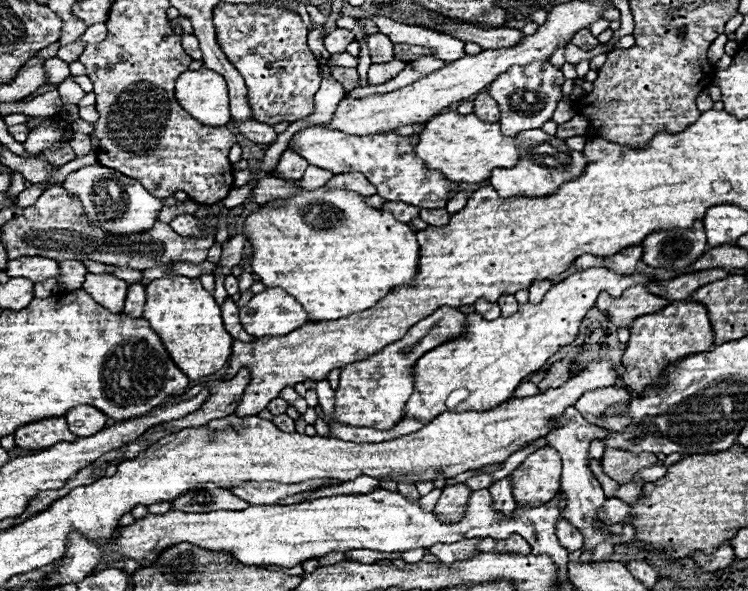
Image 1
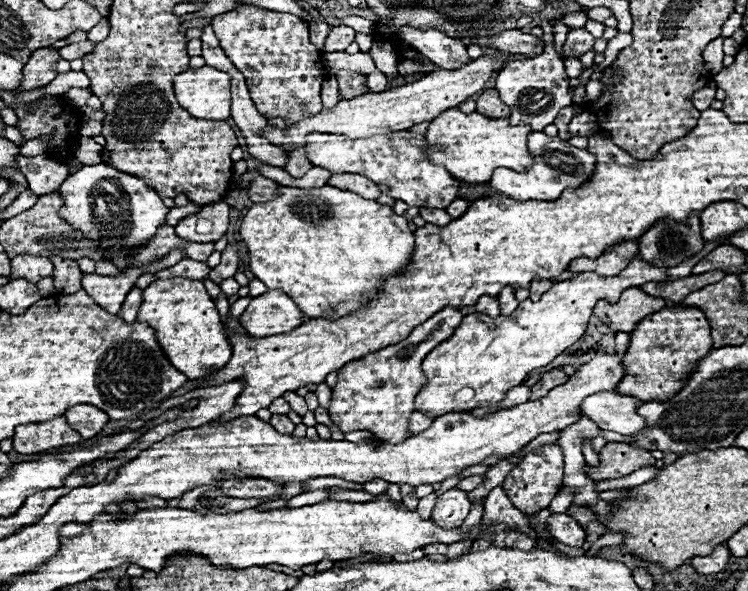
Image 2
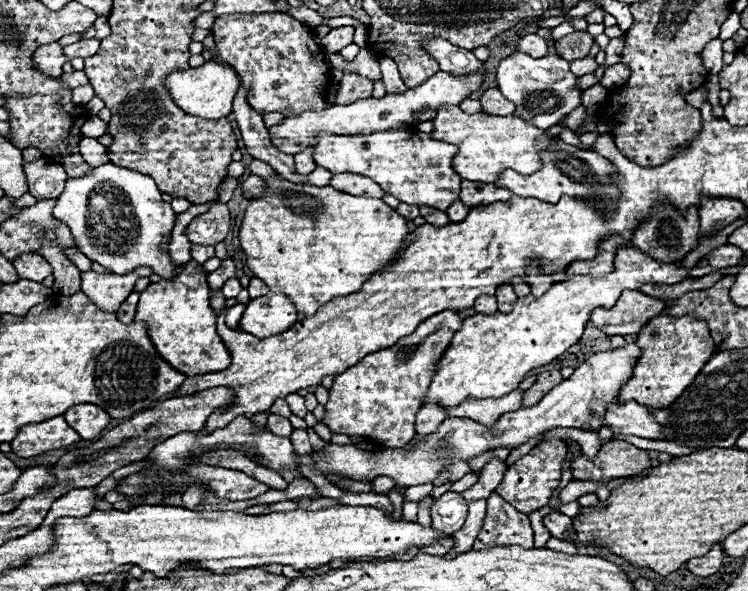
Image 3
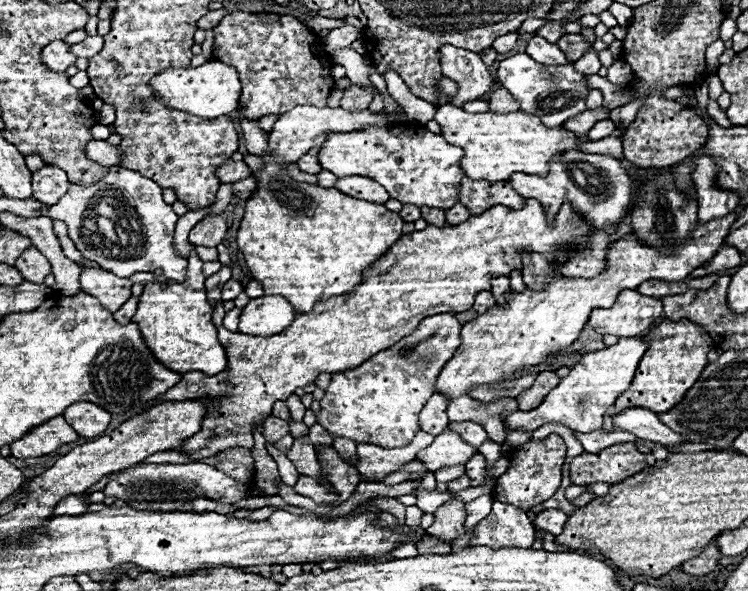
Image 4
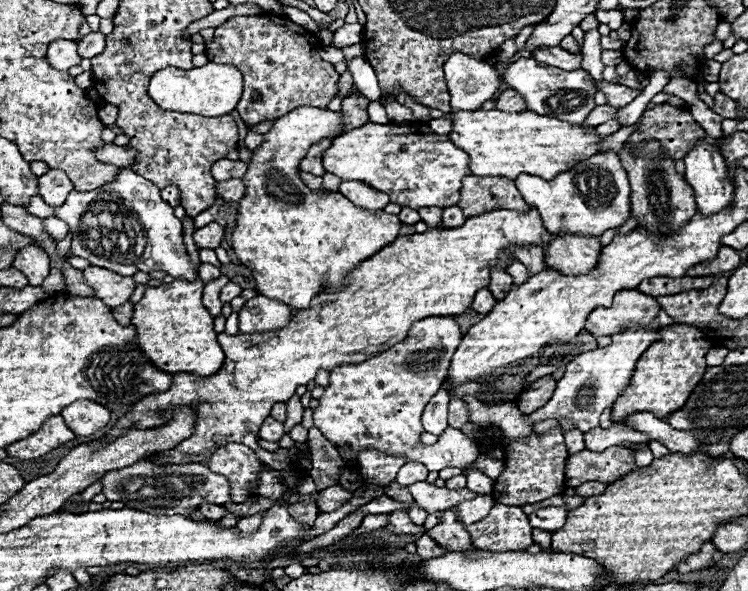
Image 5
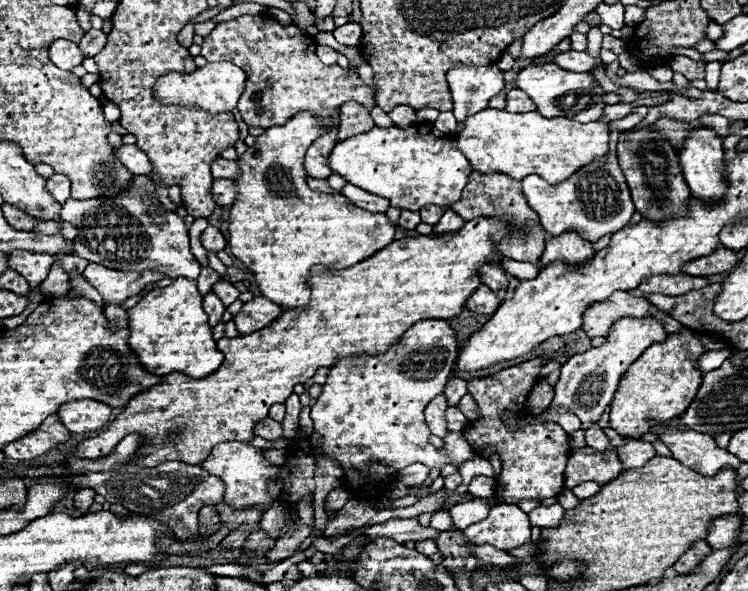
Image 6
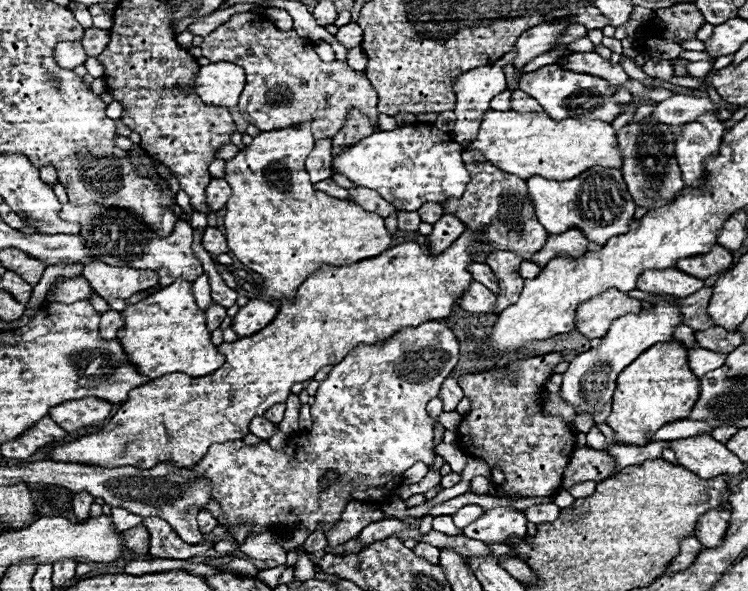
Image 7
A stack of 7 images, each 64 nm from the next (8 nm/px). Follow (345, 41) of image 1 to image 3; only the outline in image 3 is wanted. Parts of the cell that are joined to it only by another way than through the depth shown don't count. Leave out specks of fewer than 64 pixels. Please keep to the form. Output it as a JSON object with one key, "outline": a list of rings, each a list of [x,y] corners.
{"outline":[[[342,26],[342,28],[332,28],[328,36],[322,38],[320,46],[326,54],[336,54],[340,52],[344,46],[352,44],[352,36],[354,36],[354,28],[352,26]]]}

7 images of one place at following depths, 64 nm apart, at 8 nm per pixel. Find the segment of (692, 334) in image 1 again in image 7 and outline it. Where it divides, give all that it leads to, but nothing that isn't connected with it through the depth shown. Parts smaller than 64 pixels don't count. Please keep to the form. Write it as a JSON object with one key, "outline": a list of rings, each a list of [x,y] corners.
{"outline":[[[670,340],[666,344],[654,344],[650,350],[642,352],[624,372],[620,372],[616,382],[616,392],[612,400],[612,412],[606,424],[616,432],[616,440],[622,444],[648,444],[650,434],[670,424],[674,420],[684,420],[698,400],[700,378],[688,366],[688,350],[682,342]]]}

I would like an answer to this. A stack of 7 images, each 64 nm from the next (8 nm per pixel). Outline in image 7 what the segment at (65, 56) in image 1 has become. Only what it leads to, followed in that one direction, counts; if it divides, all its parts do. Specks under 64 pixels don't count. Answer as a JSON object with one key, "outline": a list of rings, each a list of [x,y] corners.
{"outline":[[[86,28],[82,38],[82,46],[88,56],[98,56],[108,42],[110,42],[108,30],[98,30],[98,28]]]}

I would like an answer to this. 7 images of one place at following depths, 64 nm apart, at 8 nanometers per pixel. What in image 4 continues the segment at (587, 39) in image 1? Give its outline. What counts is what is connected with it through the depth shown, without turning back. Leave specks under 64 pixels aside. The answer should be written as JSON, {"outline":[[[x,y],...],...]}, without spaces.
{"outline":[[[564,34],[562,40],[558,40],[558,48],[568,56],[568,60],[576,62],[588,52],[590,42],[582,34]]]}

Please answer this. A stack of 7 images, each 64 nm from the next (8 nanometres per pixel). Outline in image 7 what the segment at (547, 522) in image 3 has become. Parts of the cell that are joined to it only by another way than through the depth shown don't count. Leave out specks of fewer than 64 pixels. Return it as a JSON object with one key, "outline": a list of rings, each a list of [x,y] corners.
{"outline":[[[552,502],[552,504],[538,504],[538,506],[532,506],[526,512],[526,518],[534,524],[546,524],[546,522],[554,522],[558,516],[560,516],[560,508]]]}

